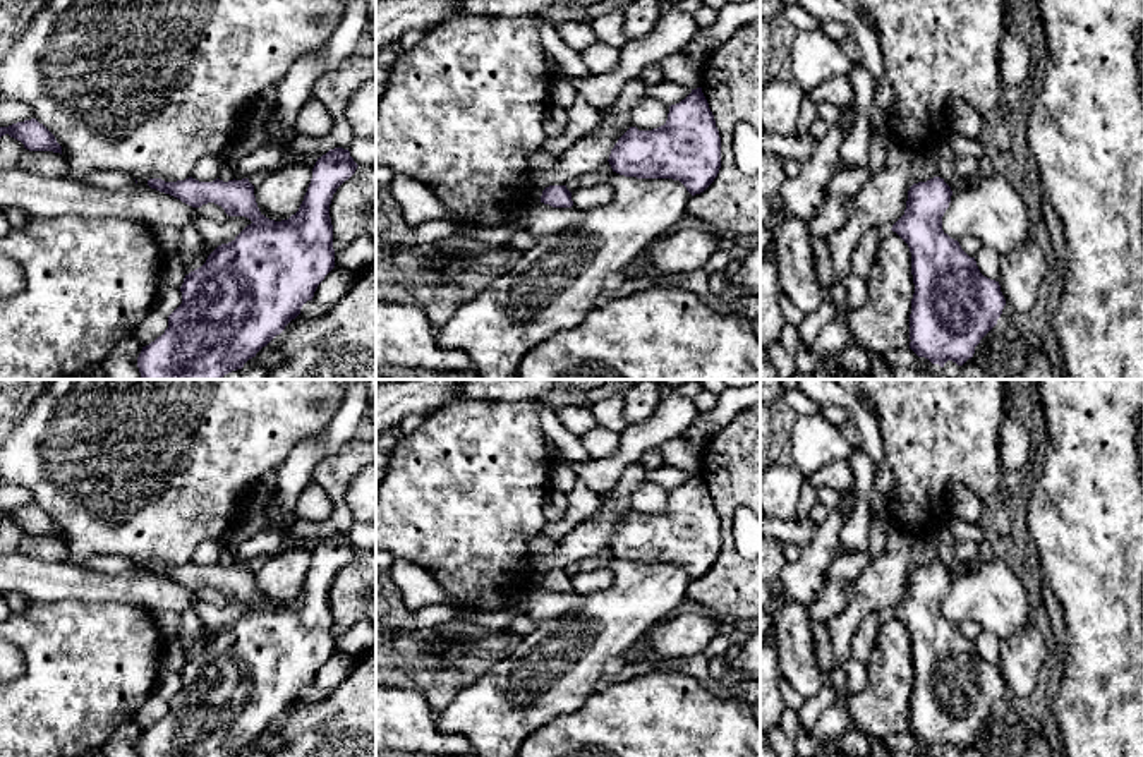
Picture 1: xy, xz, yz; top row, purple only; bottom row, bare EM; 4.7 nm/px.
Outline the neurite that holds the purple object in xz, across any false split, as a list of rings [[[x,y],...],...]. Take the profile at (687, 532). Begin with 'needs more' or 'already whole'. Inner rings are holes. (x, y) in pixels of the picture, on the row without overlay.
already whole | [[[702,472],[692,474],[685,484],[671,489],[664,510],[652,515],[630,512],[611,534],[608,546],[613,556],[625,561],[673,563],[692,580],[704,577],[721,553],[721,522]]]

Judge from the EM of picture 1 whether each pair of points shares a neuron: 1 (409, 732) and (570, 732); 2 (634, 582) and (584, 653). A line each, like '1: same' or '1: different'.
1: different
2: same

